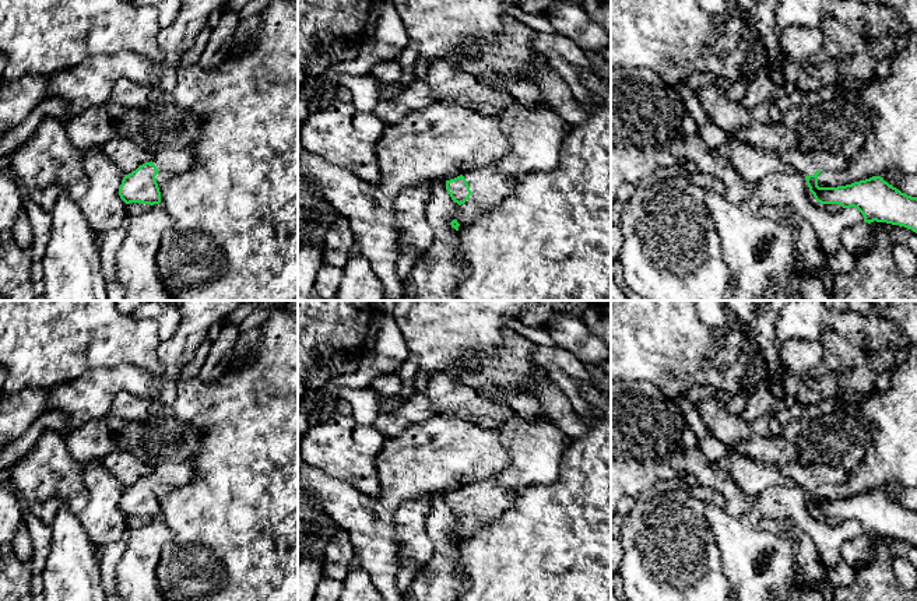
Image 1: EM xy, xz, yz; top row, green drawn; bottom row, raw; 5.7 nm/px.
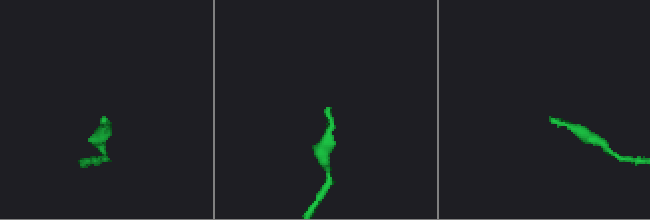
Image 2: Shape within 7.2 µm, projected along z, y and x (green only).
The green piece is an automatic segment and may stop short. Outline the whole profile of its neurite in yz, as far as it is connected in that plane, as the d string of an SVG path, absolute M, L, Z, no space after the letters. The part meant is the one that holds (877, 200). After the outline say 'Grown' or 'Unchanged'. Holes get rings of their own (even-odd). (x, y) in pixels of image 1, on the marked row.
M800 147L783 151L779 157L805 178L818 203L854 207L864 215L864 222L886 222L917 233L917 197L902 193L883 178L872 176L846 186L819 187L818 175L822 171L839 171L846 166L847 159L843 155Z. Grown

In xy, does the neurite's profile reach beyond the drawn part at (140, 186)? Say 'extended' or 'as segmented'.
extended

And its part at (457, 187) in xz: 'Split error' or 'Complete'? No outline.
Split error

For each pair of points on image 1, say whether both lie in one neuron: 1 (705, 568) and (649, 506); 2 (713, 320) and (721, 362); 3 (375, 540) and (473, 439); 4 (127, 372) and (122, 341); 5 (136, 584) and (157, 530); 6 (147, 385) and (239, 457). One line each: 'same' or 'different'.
1: same
2: same
3: same
4: different
5: same
6: different

